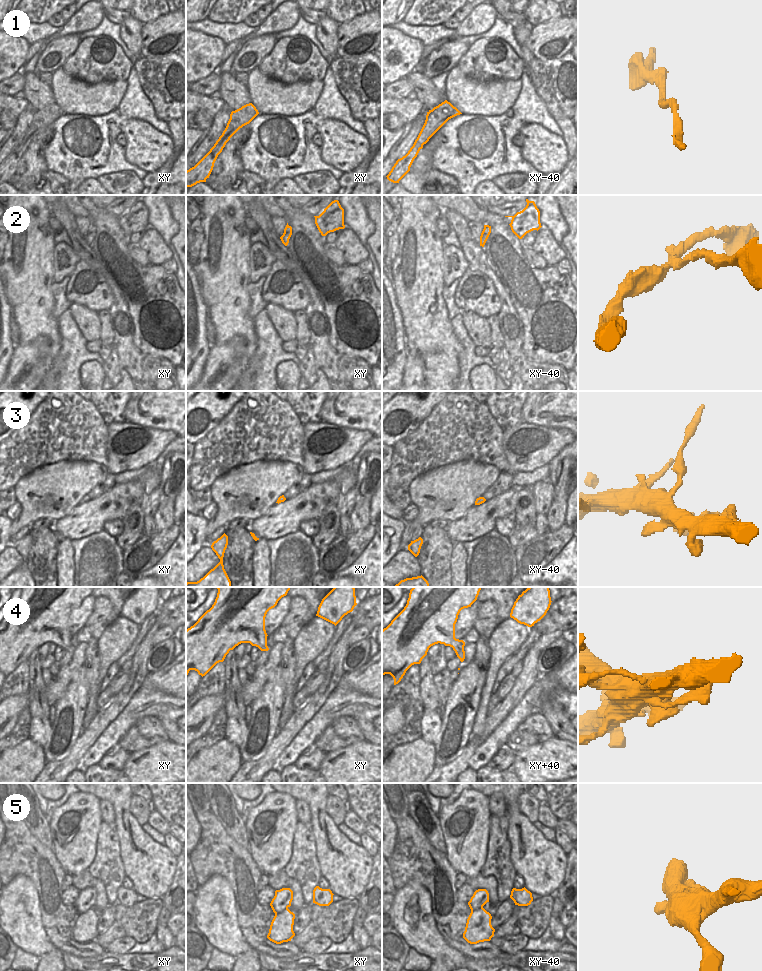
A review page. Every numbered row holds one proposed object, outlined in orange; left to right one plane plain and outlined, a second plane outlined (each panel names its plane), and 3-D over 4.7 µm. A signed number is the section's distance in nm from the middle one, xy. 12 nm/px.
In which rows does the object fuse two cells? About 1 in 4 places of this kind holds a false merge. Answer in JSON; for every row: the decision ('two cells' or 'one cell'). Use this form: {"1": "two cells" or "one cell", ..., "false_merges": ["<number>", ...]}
{"1": "one cell", "2": "two cells", "3": "two cells", "4": "one cell", "5": "one cell", "false_merges": ["2", "3"]}

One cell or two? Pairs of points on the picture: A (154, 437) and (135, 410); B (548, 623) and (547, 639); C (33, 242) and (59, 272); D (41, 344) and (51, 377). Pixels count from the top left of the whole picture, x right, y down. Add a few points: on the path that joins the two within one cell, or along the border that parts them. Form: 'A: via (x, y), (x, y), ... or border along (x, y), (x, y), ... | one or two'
A: border along (126, 420), (146, 427), (170, 430) | two
B: border along (567, 631), (553, 630), (540, 635) | two
C: border along (55, 244), (53, 250), (53, 282) | two
D: border along (47, 367), (42, 380) | two

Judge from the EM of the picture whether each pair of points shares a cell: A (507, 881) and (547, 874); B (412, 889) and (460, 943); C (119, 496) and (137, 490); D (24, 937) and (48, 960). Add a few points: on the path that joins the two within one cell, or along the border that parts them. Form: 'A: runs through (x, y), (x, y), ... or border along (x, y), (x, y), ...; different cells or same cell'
A: border along (511, 850), (510, 862), (517, 873); different cells
B: border along (436, 924), (438, 932), (450, 945); different cells
C: runs through (123, 495), (133, 491); same cell
D: border along (55, 948), (39, 957); different cells

